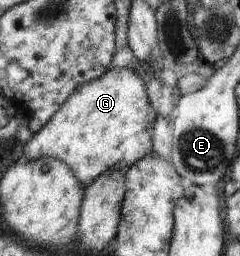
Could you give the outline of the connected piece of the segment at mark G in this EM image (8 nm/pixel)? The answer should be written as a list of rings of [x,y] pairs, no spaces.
[[[134,66],[110,68],[104,75],[80,86],[32,139],[24,144],[24,154],[17,163],[24,164],[38,156],[50,156],[67,163],[80,183],[91,184],[101,173],[114,168],[129,168],[142,157],[152,153],[153,125],[156,111],[147,96],[146,77],[141,77]]]

